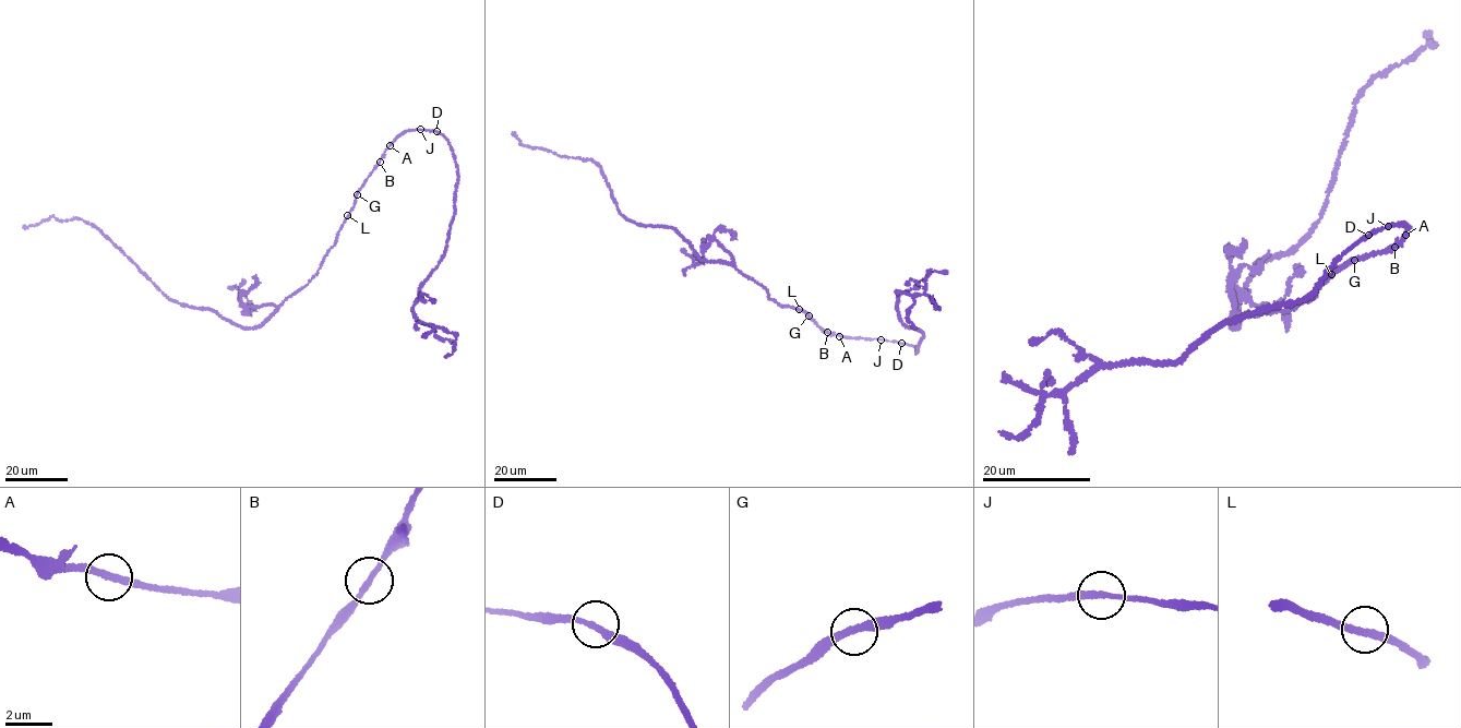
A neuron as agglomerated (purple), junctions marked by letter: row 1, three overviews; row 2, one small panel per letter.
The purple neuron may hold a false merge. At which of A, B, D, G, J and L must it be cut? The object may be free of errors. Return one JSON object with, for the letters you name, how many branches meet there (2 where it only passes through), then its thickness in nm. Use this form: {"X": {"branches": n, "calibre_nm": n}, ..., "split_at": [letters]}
{"split_at": []}

